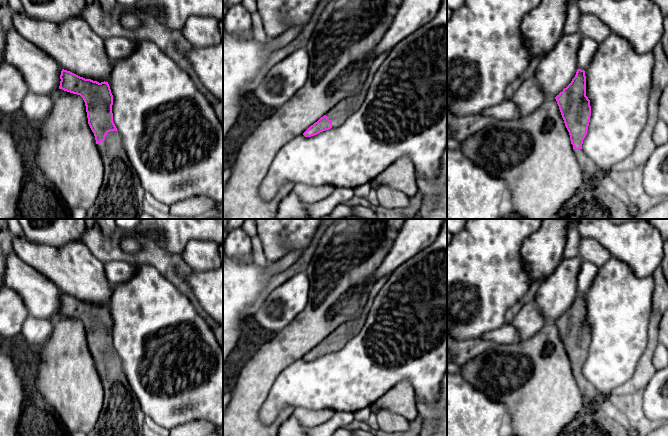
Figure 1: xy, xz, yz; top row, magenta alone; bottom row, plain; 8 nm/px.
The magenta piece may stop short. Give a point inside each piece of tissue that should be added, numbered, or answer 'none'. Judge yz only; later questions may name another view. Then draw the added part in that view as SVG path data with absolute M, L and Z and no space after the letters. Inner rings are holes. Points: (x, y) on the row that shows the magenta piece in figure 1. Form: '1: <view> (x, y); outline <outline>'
1: yz (589, 168); outline M574 149L574 154L580 164L581 169L583 172L590 176L590 177L596 177L601 169L597 167L584 153L582 149L575 150Z

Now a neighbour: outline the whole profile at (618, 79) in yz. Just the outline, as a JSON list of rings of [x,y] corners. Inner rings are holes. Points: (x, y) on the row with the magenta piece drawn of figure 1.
[[[610,33],[601,43],[589,66],[584,70],[586,76],[586,96],[590,100],[591,116],[582,150],[600,169],[611,169],[626,159],[633,151],[640,133],[648,119],[648,101],[652,88],[654,54],[637,53],[623,37]]]

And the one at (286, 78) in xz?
[[[300,48],[274,65],[261,82],[252,91],[253,95],[264,105],[277,108],[286,103],[306,83],[309,73],[310,58],[305,48]]]

